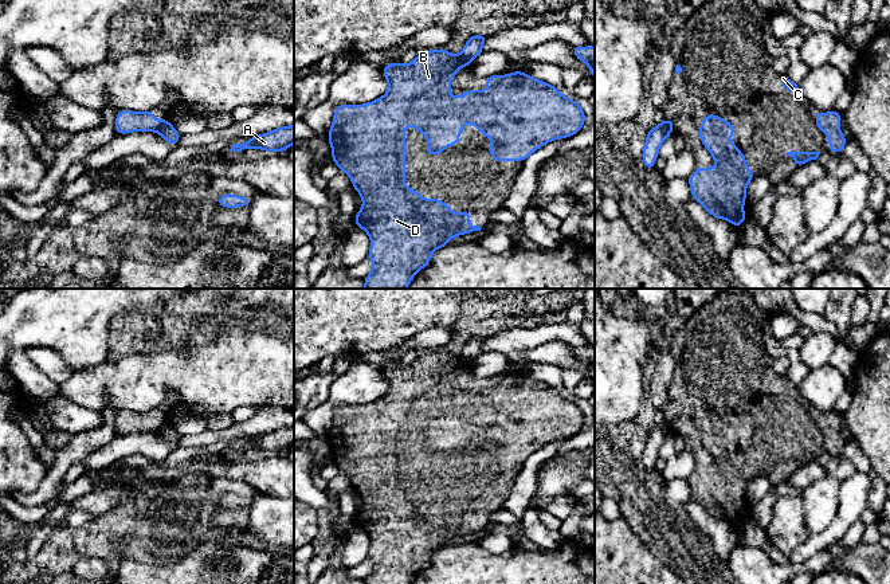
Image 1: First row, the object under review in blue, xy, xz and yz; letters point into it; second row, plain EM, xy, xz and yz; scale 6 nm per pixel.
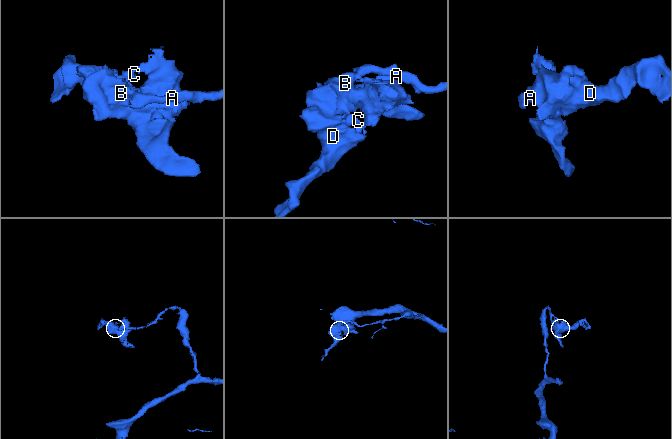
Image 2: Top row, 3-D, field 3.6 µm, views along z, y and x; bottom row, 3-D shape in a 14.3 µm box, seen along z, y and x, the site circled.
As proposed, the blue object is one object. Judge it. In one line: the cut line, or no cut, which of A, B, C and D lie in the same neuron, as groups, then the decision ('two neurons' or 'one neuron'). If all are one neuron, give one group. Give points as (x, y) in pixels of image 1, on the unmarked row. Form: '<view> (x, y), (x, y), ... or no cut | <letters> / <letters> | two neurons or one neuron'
xy (169, 424), (157, 432) | A / B C D | two neurons

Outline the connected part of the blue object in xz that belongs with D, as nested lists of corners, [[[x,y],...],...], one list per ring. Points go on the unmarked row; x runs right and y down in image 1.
[[[443,349],[420,352],[411,364],[388,364],[383,368],[388,383],[388,391],[383,397],[362,405],[345,404],[334,409],[328,434],[332,459],[338,470],[349,477],[353,489],[362,499],[362,507],[354,516],[354,526],[364,530],[370,540],[368,558],[372,561],[372,572],[364,579],[365,584],[411,584],[413,577],[431,563],[432,554],[446,548],[450,540],[482,530],[479,526],[470,525],[468,510],[456,516],[443,501],[424,499],[415,490],[405,487],[405,431],[408,426],[427,438],[427,455],[435,456],[451,446],[458,446],[464,426],[473,424],[487,440],[495,442],[494,446],[486,447],[493,462],[525,462],[545,444],[569,439],[584,427],[585,413],[575,400],[562,396],[557,388],[532,379],[525,372],[486,377],[485,393],[467,391],[460,397],[452,397],[450,381],[458,371],[468,368],[470,364],[460,356]]]

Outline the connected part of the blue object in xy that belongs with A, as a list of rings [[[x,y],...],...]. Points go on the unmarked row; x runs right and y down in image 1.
[[[294,424],[248,439],[244,444],[235,444],[230,451],[242,452],[254,448],[264,452],[286,452],[291,446],[294,446]]]

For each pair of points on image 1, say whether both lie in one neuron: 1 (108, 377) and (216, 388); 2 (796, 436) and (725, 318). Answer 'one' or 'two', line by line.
1: one
2: one

